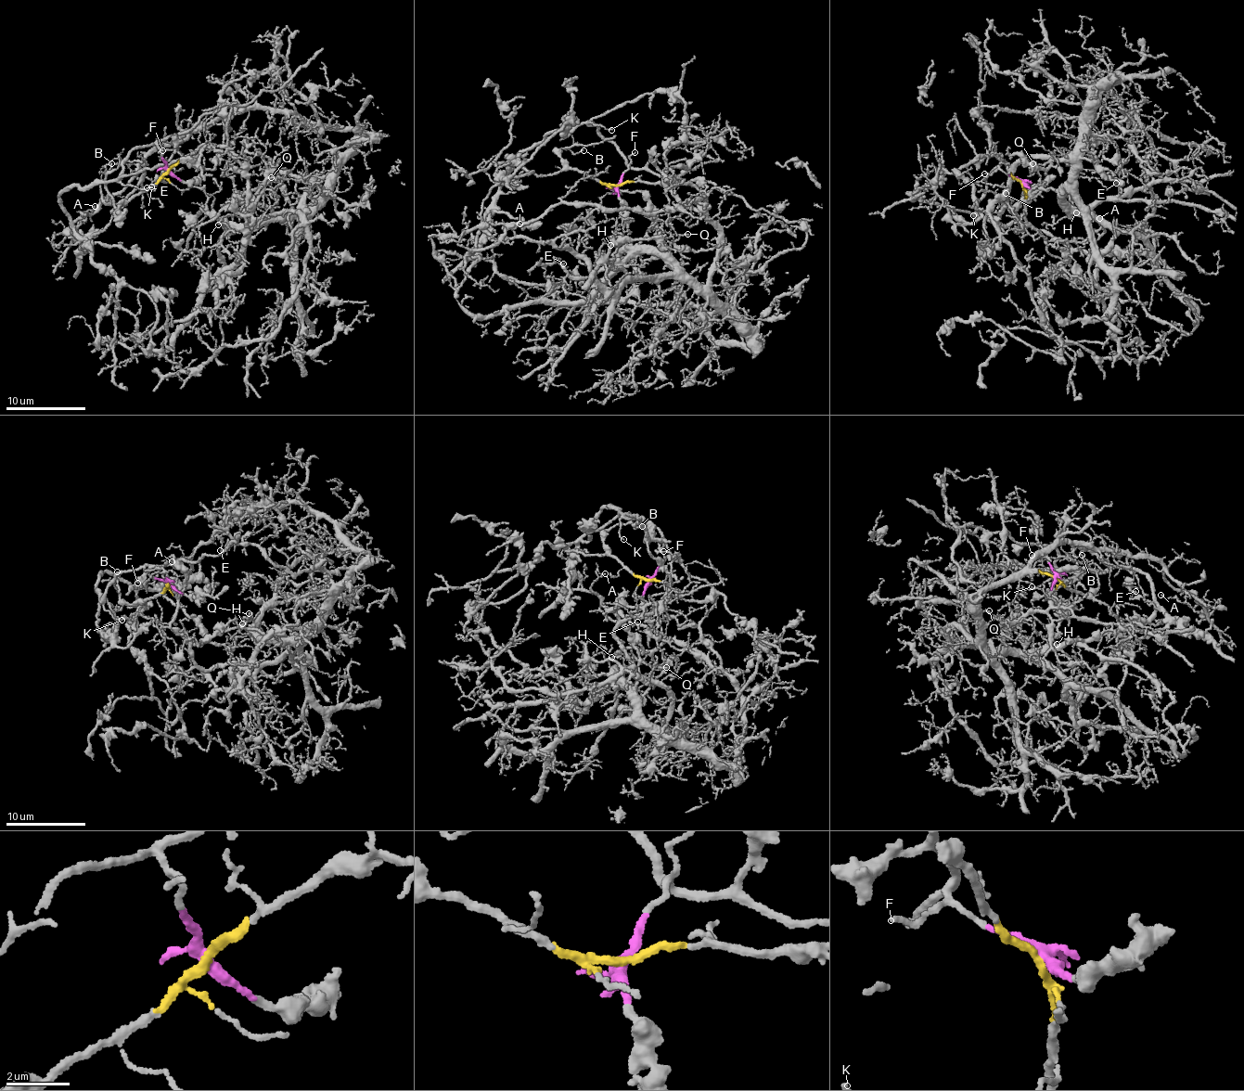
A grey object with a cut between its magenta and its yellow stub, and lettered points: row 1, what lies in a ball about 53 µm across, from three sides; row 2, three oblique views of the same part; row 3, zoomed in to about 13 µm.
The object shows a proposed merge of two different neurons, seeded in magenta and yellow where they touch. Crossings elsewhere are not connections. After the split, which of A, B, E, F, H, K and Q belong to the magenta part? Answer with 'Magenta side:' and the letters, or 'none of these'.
Magenta side: F, K

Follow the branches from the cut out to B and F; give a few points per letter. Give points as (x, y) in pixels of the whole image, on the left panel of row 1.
B: (168, 171), (136, 195), (109, 202), (101, 197), (99, 180), (112, 162)
F: (168, 171), (160, 149), (162, 149)

